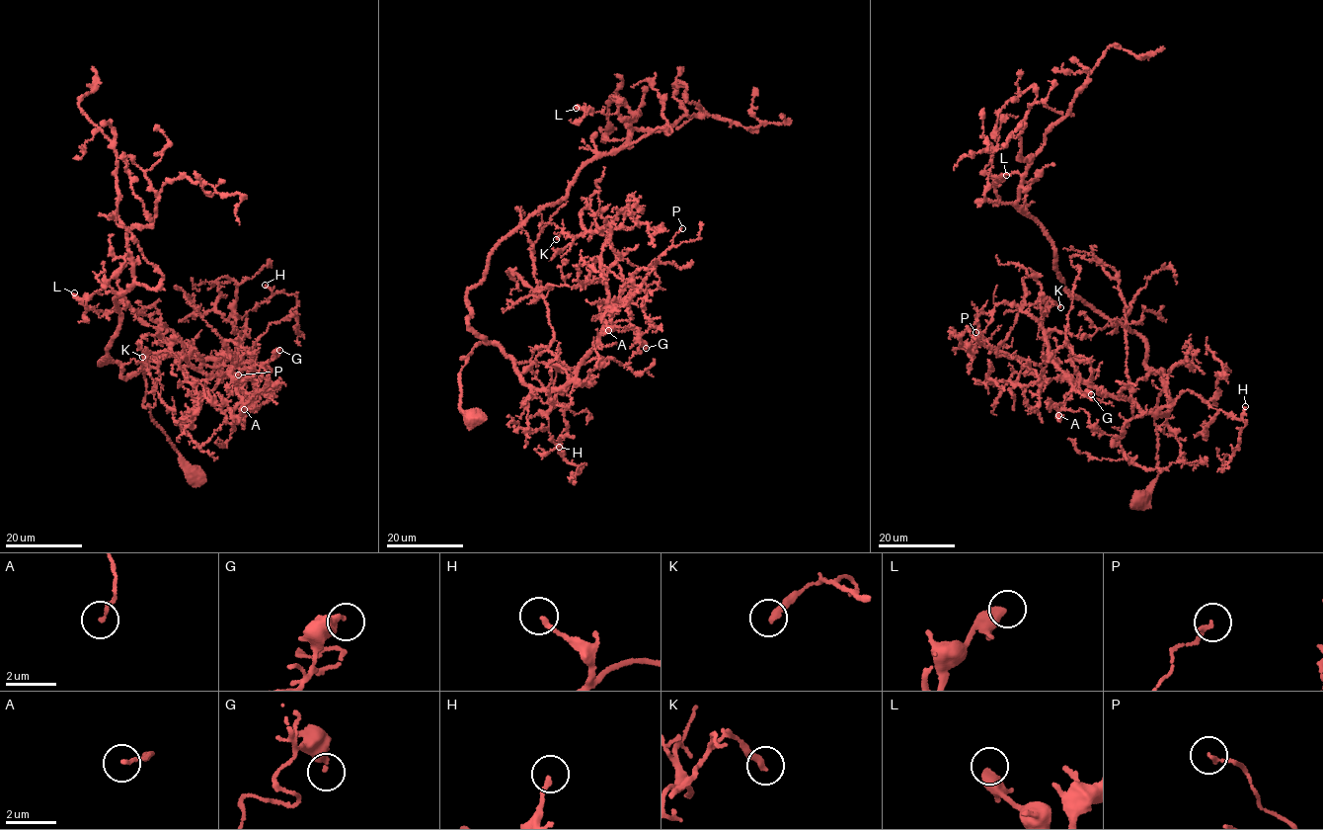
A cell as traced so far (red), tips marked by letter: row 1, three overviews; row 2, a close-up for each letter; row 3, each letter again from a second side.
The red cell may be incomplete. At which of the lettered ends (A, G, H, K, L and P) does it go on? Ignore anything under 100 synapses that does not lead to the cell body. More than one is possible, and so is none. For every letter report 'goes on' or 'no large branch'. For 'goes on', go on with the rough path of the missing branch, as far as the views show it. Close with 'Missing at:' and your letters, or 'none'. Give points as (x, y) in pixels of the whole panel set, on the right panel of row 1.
A: no large branch
G: no large branch
H: no large branch
K: no large branch
L: no large branch
P: no large branch
Missing at: none

